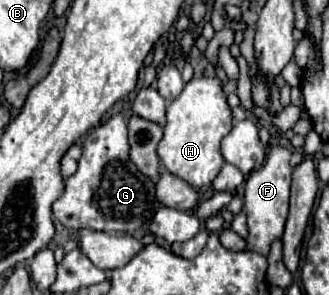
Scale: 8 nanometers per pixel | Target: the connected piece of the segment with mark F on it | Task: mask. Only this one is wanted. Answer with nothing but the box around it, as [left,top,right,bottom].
[244,147,292,253]

